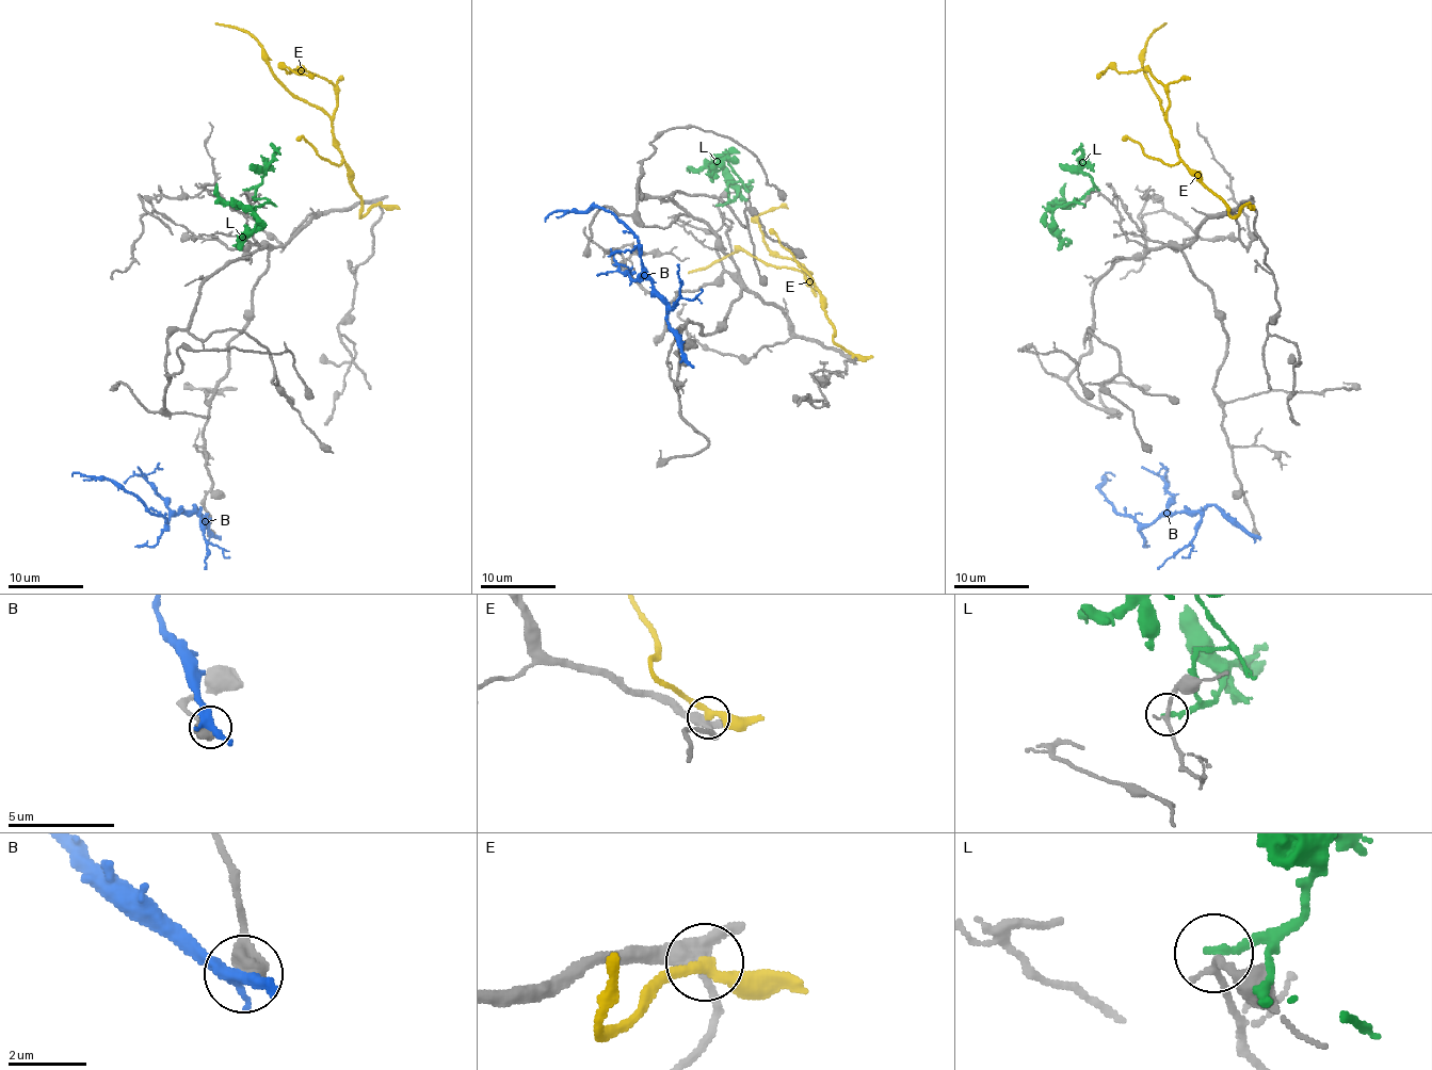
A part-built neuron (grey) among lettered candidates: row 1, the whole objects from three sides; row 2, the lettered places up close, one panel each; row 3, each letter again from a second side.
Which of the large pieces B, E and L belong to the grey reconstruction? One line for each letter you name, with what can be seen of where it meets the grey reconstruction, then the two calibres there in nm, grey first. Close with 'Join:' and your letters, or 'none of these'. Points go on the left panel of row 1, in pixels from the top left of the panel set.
Join: none of these

